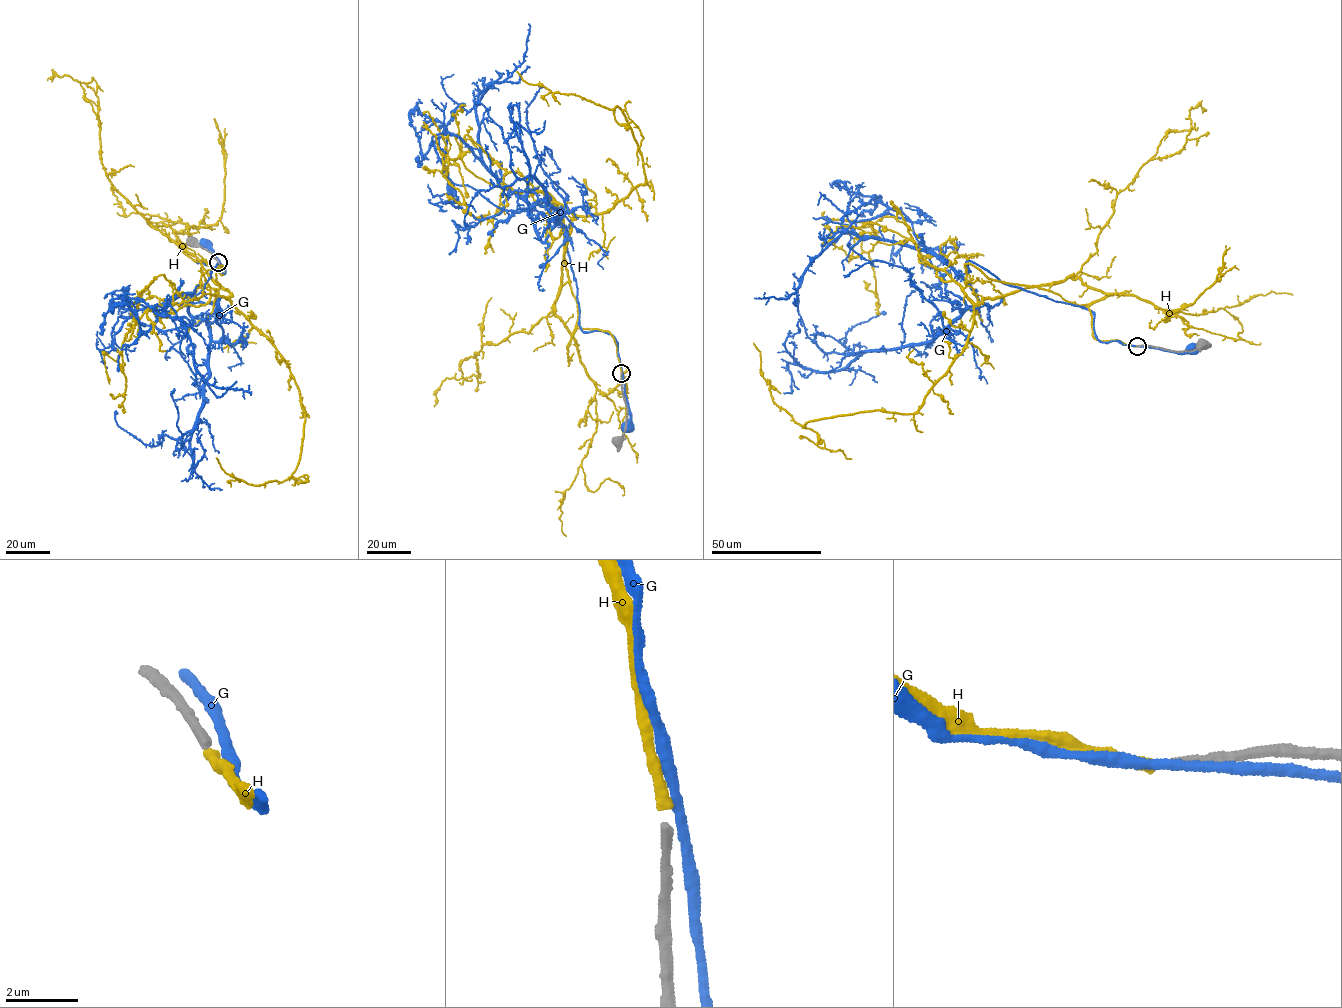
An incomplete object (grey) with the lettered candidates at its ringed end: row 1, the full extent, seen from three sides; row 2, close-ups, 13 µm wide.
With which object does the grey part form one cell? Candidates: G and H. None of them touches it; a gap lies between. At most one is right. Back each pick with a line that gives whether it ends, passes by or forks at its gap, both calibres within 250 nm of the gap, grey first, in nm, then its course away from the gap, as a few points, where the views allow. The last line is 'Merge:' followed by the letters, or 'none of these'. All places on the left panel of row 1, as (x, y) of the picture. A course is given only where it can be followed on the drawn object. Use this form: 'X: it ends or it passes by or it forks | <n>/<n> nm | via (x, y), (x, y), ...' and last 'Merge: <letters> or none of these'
H: it ends | 240/280 nm | via (218, 263), (223, 275), (195, 261), (221, 266), (229, 298), (180, 245), (192, 225), (126, 215), (113, 185)
Merge: H

